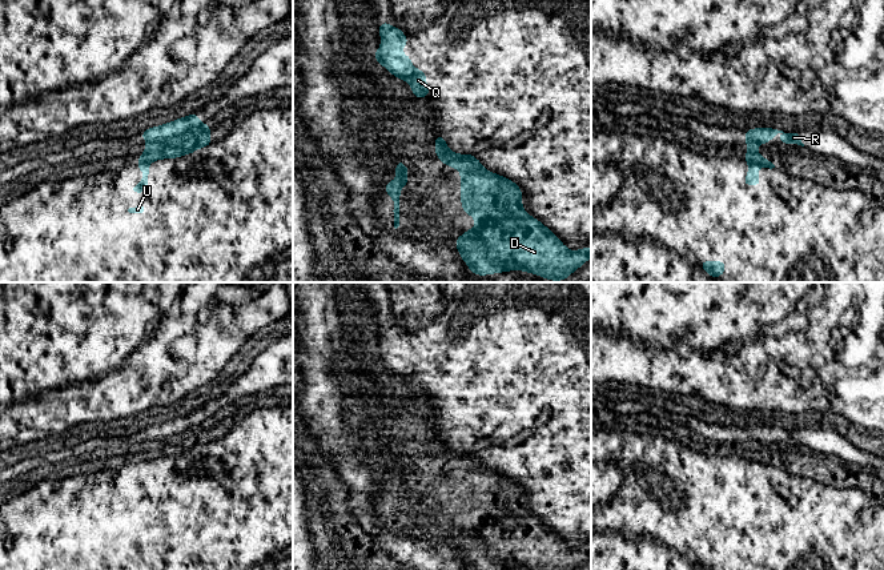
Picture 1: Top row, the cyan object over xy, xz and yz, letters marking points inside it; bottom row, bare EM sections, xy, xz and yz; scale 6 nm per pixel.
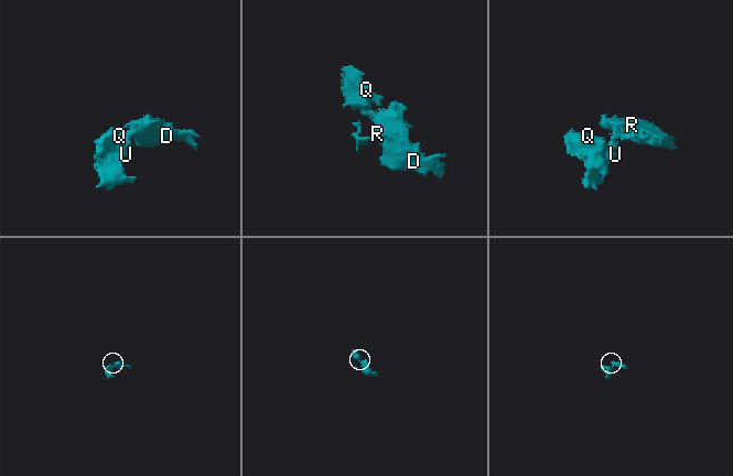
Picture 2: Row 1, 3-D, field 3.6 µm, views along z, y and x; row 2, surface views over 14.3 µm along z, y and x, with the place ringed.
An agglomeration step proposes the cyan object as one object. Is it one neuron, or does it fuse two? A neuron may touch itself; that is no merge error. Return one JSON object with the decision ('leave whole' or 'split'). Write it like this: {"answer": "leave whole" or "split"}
{"answer": "split"}

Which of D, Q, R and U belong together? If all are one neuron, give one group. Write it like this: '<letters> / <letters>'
D R / Q U

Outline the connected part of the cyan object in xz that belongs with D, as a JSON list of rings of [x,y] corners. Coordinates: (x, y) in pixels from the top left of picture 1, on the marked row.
[[[437,141],[435,149],[435,157],[443,165],[461,172],[462,208],[477,222],[455,240],[455,248],[473,274],[521,269],[562,281],[591,257],[591,248],[571,252],[526,213],[522,190],[515,182],[489,172],[471,153],[457,154]]]

